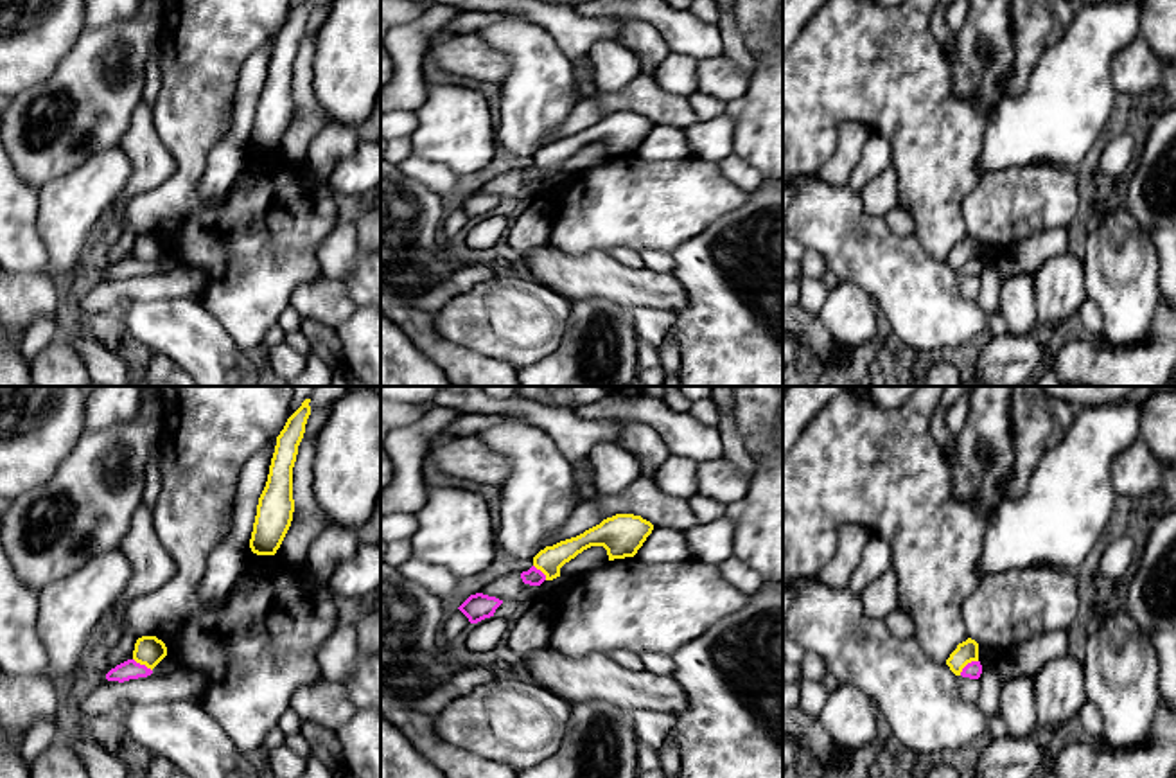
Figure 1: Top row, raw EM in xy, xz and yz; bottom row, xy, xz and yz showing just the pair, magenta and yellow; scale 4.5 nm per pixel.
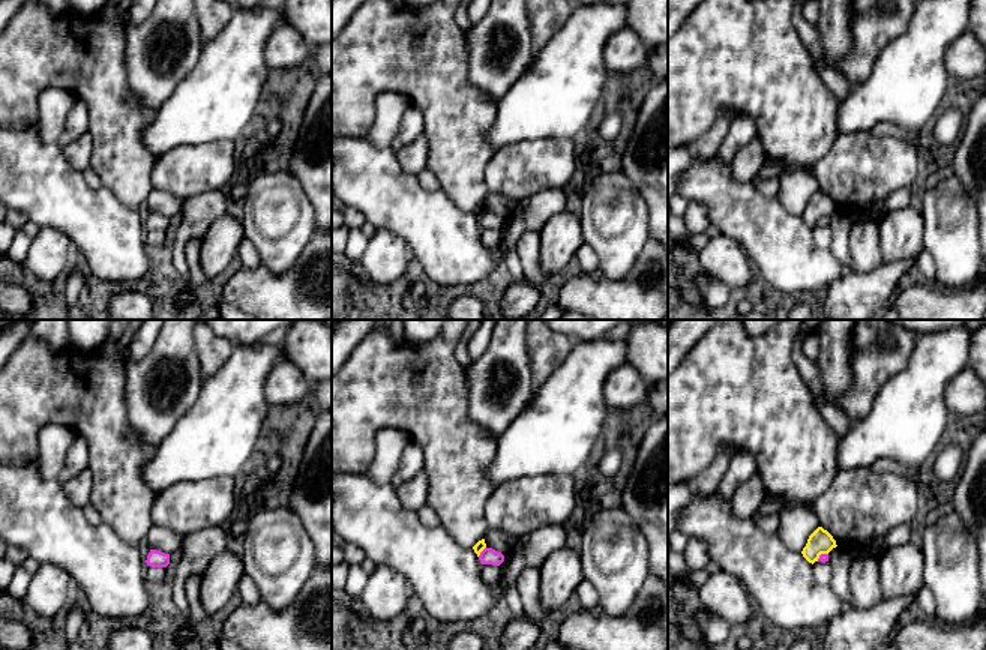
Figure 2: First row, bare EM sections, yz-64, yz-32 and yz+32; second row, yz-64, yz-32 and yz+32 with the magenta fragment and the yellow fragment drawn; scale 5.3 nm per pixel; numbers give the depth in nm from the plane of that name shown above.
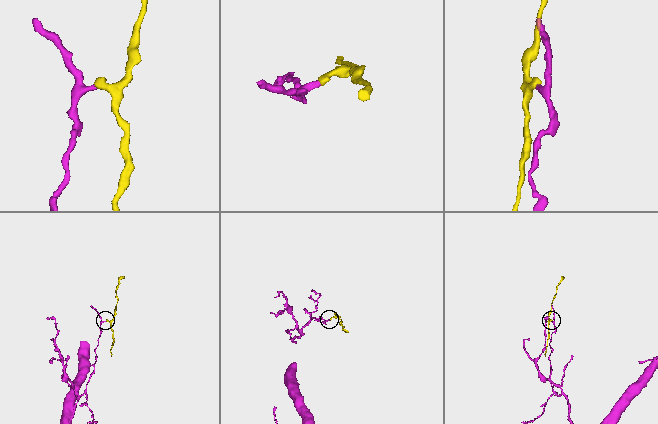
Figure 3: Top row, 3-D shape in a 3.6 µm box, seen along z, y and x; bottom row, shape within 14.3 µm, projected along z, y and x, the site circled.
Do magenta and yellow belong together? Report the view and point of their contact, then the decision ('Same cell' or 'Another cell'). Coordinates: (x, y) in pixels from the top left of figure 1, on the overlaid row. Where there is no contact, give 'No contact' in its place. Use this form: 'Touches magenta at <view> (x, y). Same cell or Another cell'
Touches magenta at yz (966, 665). Another cell

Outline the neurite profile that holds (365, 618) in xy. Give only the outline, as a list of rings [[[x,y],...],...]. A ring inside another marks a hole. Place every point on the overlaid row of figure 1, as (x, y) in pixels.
[[[372,600],[366,604],[348,606],[343,622],[355,629],[359,652],[381,652],[381,611],[373,607]]]

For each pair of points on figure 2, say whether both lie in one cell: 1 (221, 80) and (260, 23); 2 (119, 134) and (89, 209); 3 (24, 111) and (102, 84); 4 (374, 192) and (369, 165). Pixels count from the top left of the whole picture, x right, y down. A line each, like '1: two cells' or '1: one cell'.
1: one cell
2: two cells
3: one cell
4: one cell

